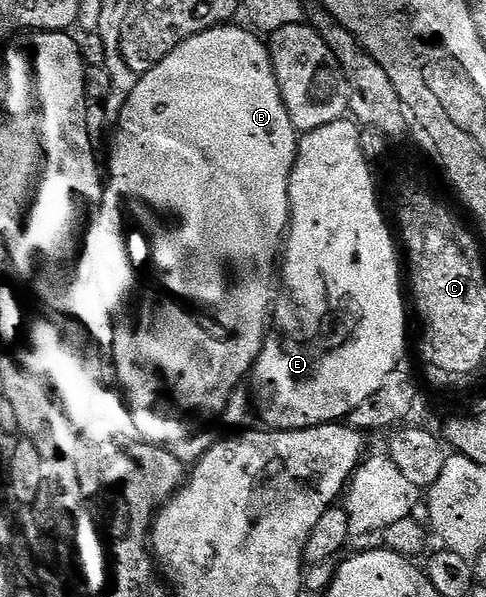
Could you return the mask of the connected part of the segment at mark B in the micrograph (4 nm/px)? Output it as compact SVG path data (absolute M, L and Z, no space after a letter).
M236 25L216 26L213 30L207 30L186 40L178 48L174 48L170 56L156 63L154 69L147 70L145 74L137 77L136 87L119 107L120 127L116 130L116 143L112 146L112 159L109 160L108 166L106 162L106 190L112 196L132 198L132 210L136 210L136 214L144 218L144 226L152 230L156 262L160 262L160 270L164 270L164 278L168 278L168 286L172 286L172 290L180 290L180 294L188 294L188 298L200 298L200 302L208 302L208 306L212 306L212 310L216 310L216 314L224 318L224 328L264 328L264 310L274 310L272 269L275 266L277 269L278 251L290 226L288 185L292 183L292 169L296 166L298 131L290 120L290 112L282 98L280 85L276 82L272 55L265 39L251 29L243 30Z

